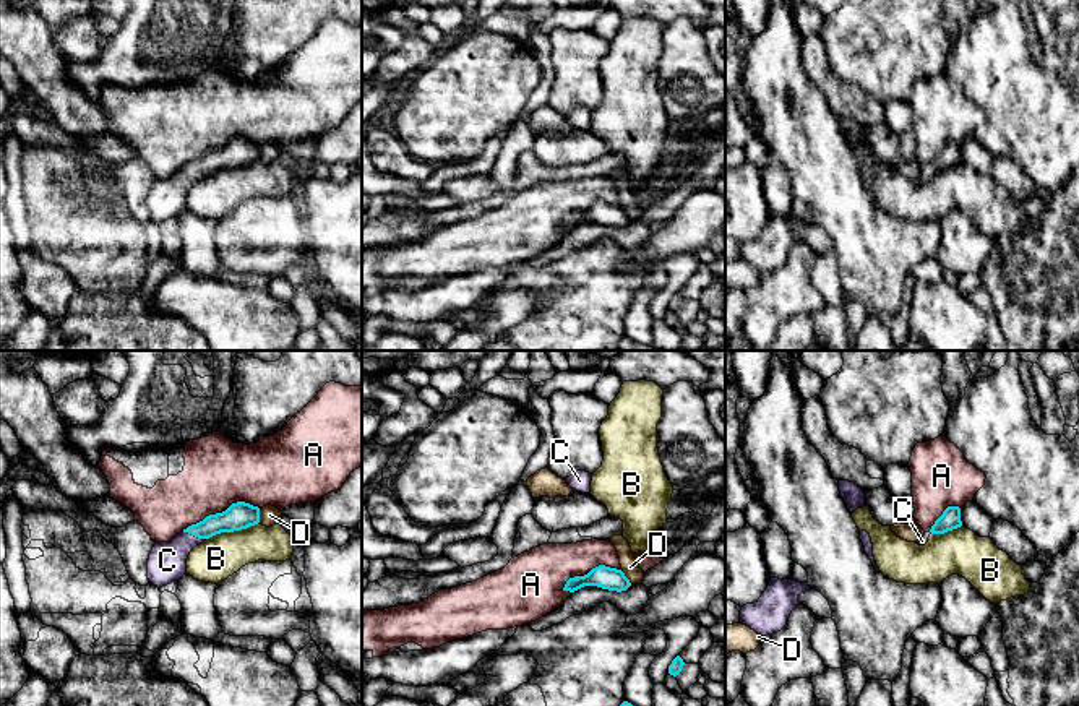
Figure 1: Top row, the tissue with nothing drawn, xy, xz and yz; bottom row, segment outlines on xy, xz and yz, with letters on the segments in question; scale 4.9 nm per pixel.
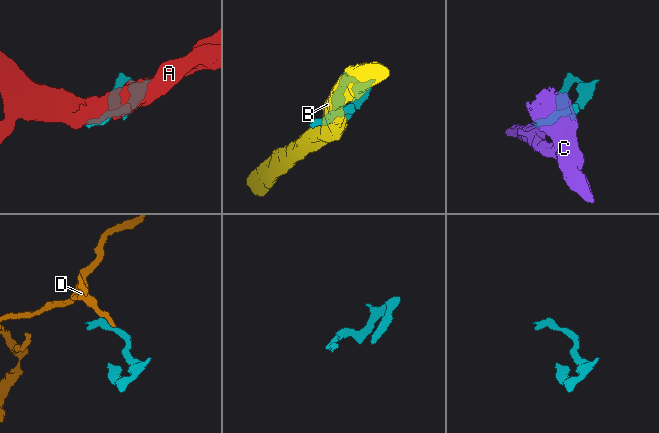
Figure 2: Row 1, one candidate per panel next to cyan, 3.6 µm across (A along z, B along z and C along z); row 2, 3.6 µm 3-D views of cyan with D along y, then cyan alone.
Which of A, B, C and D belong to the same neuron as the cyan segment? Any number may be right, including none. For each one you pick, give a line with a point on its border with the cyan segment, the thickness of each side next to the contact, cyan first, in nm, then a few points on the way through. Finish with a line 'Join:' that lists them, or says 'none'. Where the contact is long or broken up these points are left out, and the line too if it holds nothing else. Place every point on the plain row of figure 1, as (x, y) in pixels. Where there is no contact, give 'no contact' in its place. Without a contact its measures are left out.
C: contact xy (193, 171); calibres 140 and 190 nm; way xy (237, 153), (214, 159), (193, 171), (167, 197)
Join: C

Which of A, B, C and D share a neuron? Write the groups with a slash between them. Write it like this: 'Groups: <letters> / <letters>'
Groups: A / B / C / D

